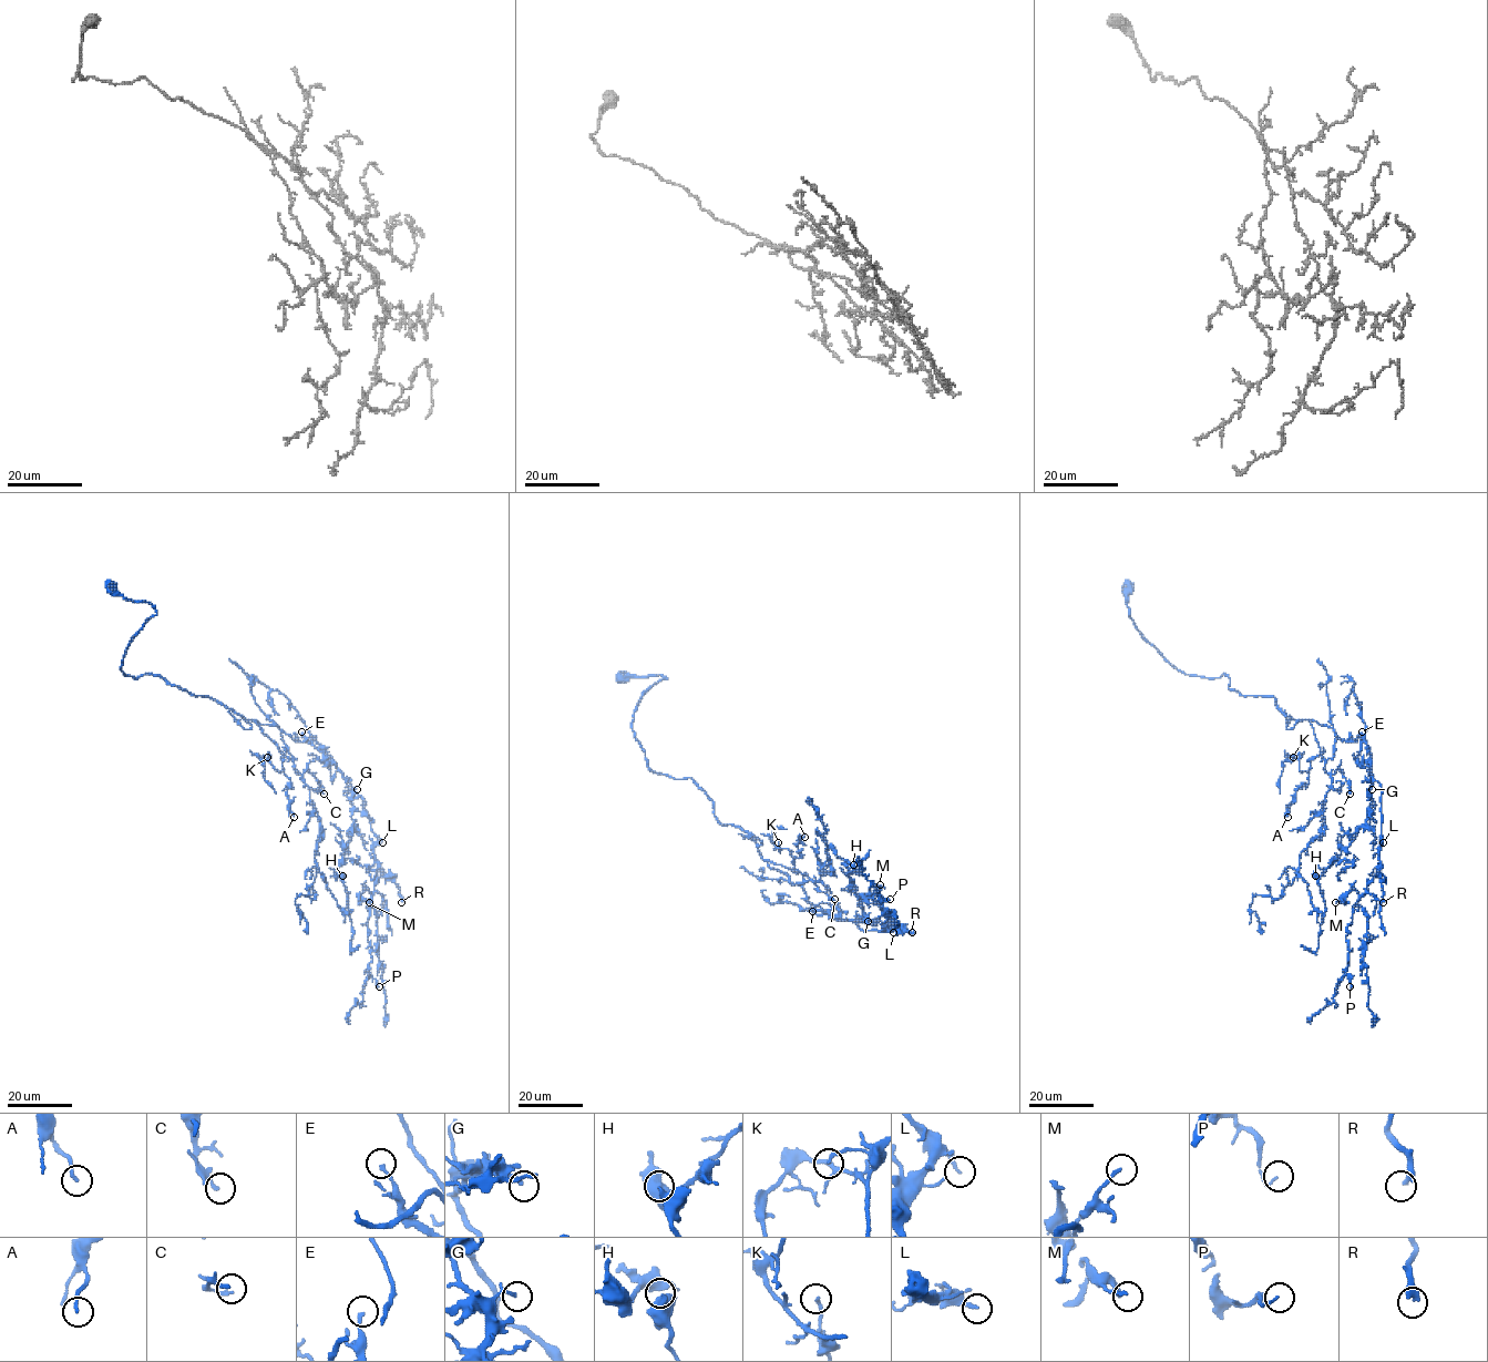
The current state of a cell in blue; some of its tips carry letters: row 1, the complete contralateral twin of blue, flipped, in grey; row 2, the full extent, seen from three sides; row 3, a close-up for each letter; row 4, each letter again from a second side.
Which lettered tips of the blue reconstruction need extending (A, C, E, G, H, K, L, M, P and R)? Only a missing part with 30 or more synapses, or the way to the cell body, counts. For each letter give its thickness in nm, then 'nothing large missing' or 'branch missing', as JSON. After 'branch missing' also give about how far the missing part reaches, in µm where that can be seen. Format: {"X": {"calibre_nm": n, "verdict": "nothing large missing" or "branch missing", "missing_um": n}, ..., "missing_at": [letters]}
{"A": {"calibre_nm": 150, "verdict": "nothing large missing"}, "C": {"calibre_nm": 120, "verdict": "nothing large missing"}, "E": {"calibre_nm": 160, "verdict": "nothing large missing"}, "G": {"calibre_nm": 180, "verdict": "nothing large missing"}, "H": {"calibre_nm": 400, "verdict": "nothing large missing"}, "K": {"calibre_nm": 160, "verdict": "nothing large missing"}, "L": {"calibre_nm": 140, "verdict": "nothing large missing"}, "M": {"calibre_nm": 160, "verdict": "nothing large missing"}, "P": {"calibre_nm": 110, "verdict": "nothing large missing"}, "R": {"calibre_nm": 360, "verdict": "branch missing", "missing_um": 45}, "missing_at": ["R"]}

